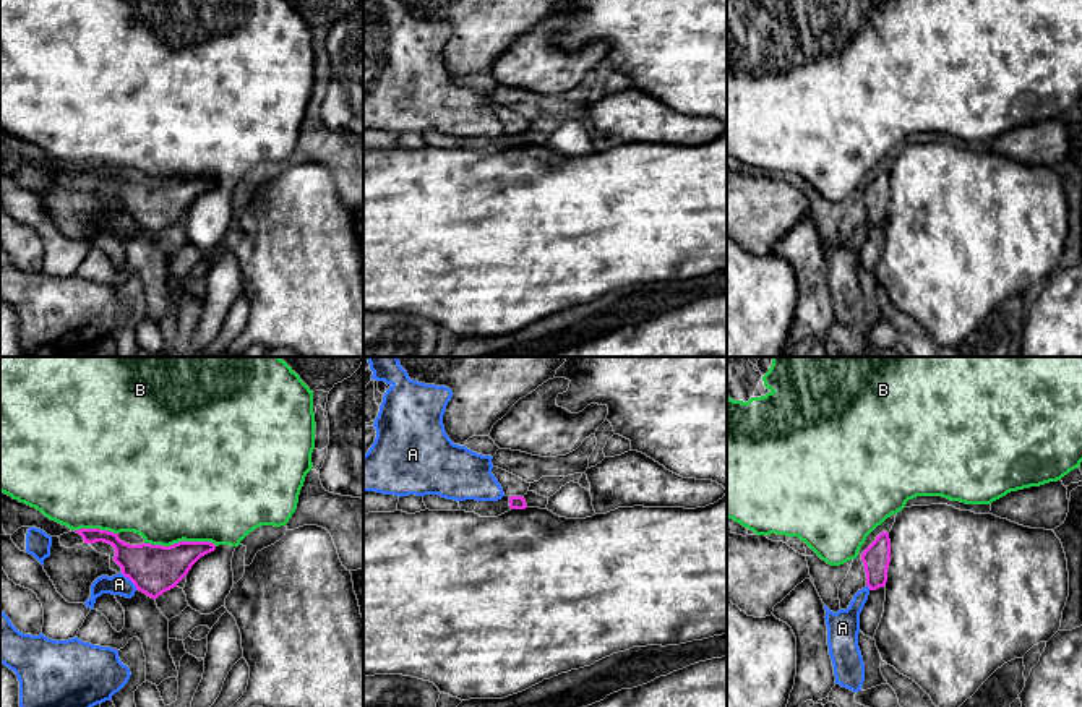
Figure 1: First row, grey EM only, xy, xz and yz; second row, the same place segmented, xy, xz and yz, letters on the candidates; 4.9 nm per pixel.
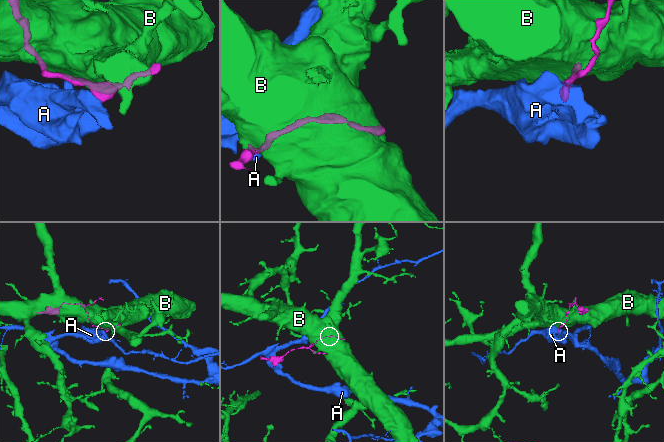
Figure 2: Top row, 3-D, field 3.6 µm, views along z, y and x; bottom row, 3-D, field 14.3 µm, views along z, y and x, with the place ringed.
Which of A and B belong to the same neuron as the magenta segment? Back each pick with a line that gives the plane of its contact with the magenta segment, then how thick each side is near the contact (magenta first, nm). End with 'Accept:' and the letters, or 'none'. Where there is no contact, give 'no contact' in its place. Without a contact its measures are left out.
Accept: none

